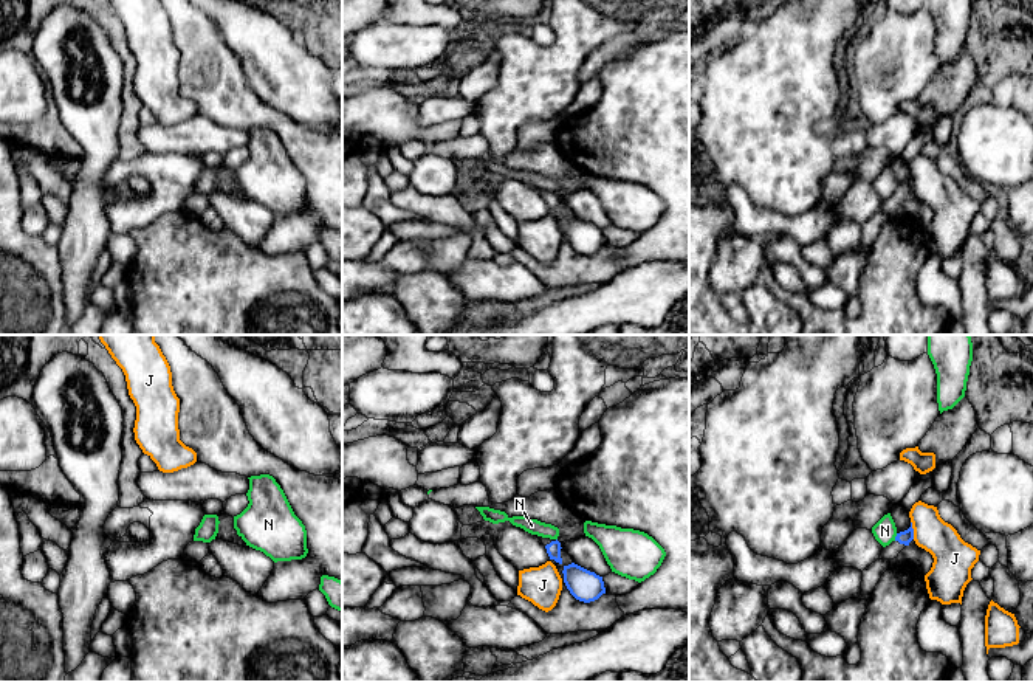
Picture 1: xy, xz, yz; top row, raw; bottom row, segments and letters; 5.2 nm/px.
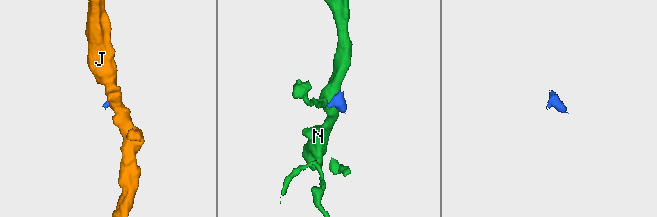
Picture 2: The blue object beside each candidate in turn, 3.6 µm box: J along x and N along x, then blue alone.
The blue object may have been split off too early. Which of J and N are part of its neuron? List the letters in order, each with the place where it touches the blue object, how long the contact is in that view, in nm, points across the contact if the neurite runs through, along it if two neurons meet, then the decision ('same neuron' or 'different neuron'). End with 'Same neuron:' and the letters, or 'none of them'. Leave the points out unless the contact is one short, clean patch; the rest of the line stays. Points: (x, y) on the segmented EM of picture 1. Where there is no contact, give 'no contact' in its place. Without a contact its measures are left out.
J: meets blue in yz at (912, 530); contact 100 nm long; border along yz (911, 521), (914, 538); different neuron
N: meets blue in yz at (895, 537); contact 40 nm long; border along yz (897, 533), (894, 540); different neuron
Same neuron: none of them

